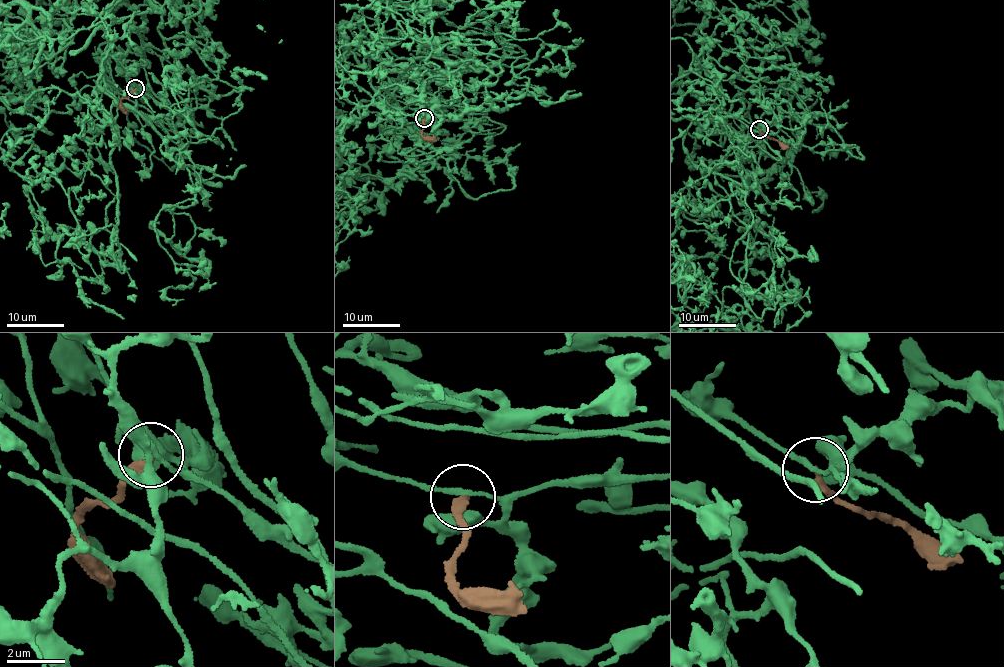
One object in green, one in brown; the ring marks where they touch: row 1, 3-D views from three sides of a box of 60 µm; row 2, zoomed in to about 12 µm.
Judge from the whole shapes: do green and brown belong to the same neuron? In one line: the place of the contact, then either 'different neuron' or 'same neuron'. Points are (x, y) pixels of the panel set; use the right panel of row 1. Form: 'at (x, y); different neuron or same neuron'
at (759, 129); different neuron

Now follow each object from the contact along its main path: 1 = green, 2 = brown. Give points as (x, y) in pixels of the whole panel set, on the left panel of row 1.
1: (135, 88), (189, 114), (163, 61), (163, 9), (36, 61), (41, 35), (10, 4)
2: (135, 88), (120, 101), (127, 115)

